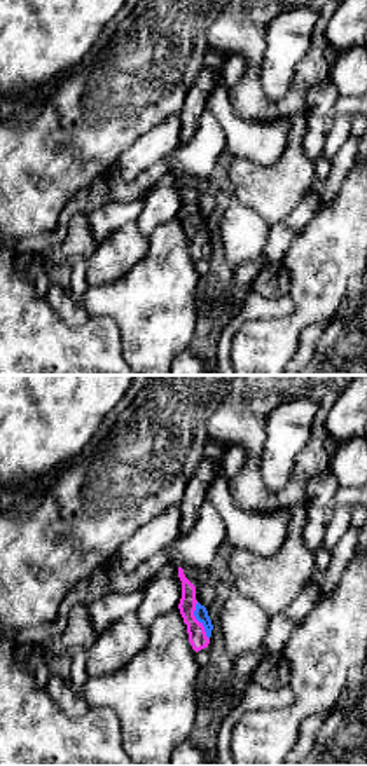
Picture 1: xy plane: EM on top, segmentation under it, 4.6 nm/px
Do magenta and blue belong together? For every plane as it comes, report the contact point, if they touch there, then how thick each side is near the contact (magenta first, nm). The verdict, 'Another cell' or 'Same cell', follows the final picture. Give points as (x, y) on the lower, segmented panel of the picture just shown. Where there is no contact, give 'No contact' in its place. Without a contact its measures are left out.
Touches magenta at (198, 622). Thickness 90 nm (magenta) against 60 nm

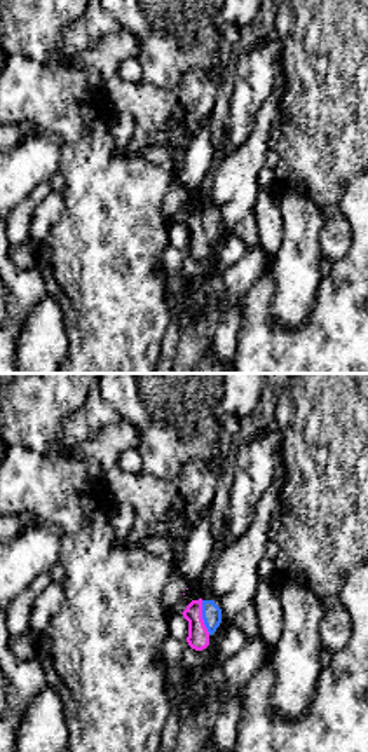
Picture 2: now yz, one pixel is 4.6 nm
Touches magenta at (201, 618). Thickness 100 nm (magenta) against 90 nm

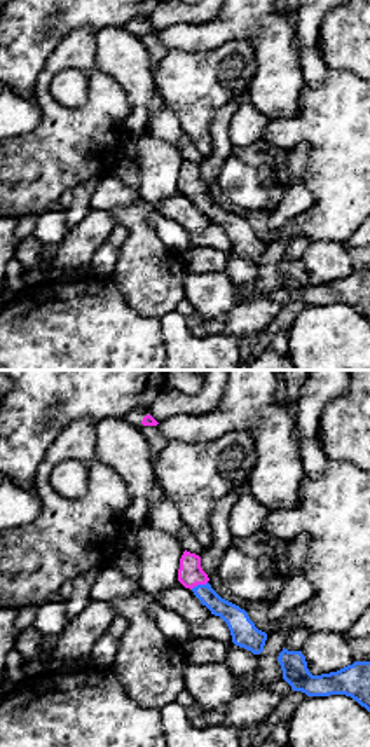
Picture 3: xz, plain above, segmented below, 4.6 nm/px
Touches magenta at (198, 583). Thickness 120 nm (magenta) against 110 nm

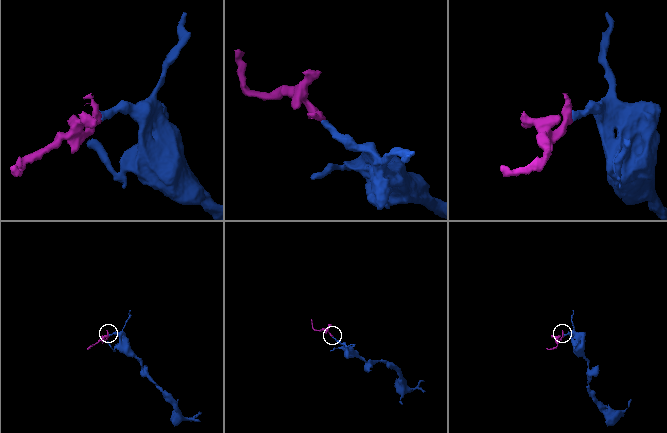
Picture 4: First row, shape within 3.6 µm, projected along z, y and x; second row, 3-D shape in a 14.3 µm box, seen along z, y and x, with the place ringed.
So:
Same cell

